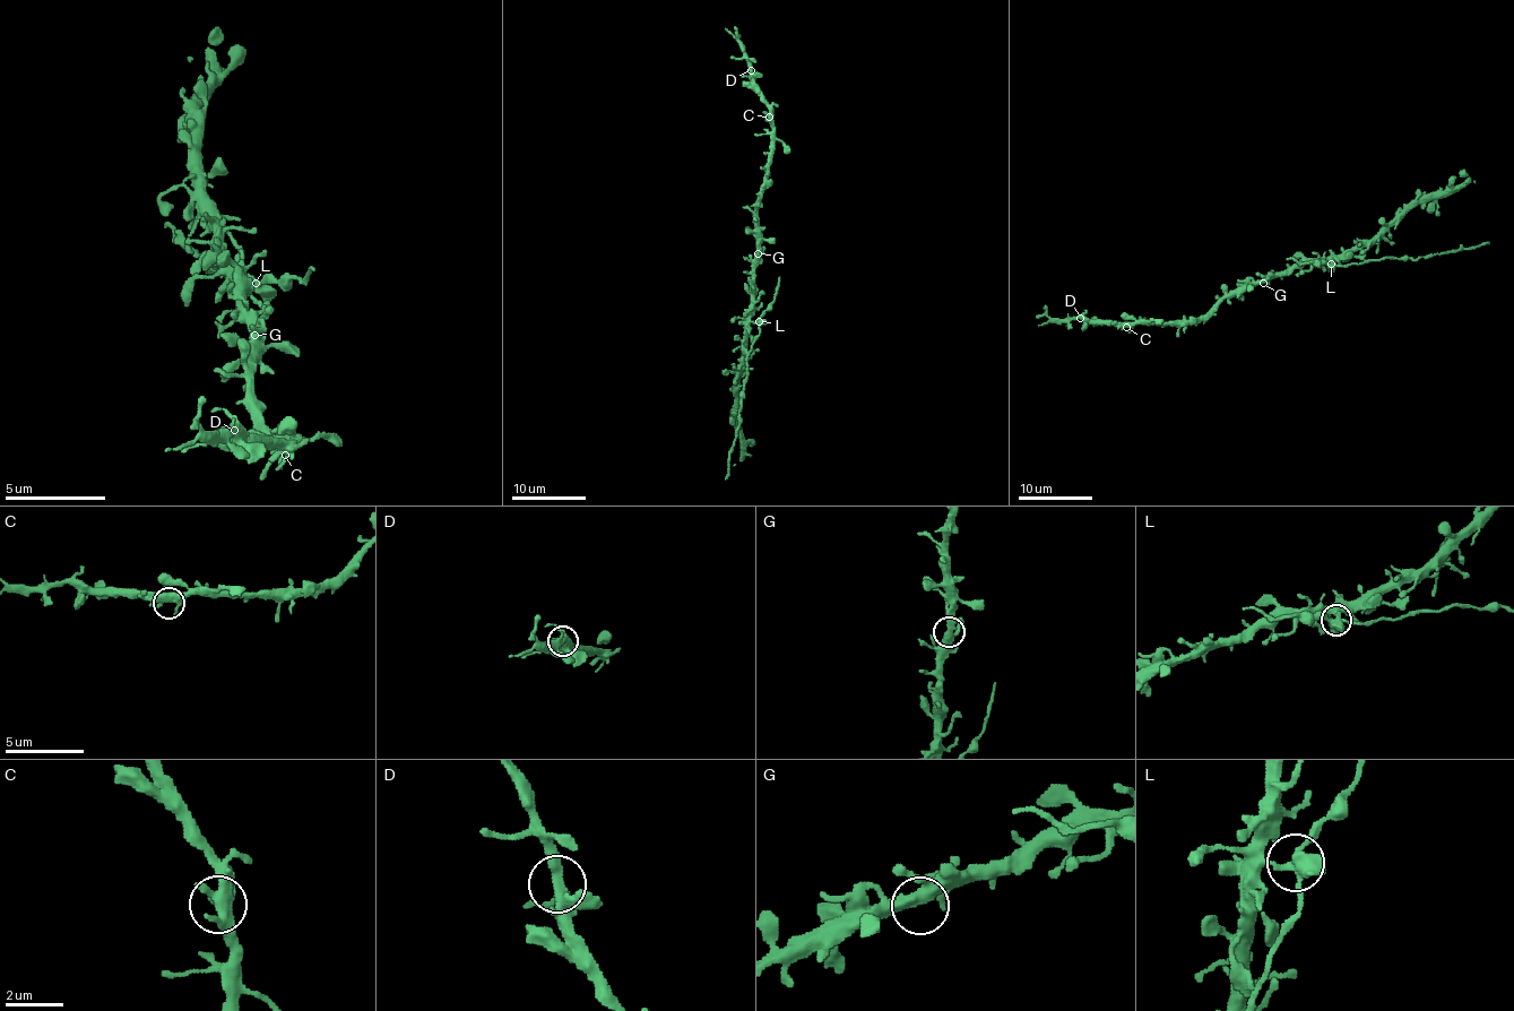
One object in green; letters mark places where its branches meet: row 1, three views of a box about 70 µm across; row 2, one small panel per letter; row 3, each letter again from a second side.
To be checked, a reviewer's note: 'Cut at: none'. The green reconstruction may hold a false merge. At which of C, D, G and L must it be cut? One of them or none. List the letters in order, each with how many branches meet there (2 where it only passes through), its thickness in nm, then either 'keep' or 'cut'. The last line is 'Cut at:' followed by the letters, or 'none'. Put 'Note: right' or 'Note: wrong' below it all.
C: 3 | 400 nm | keep
D: 3 | 340 nm | keep
G: 3 | 360 nm | keep
L: 3 | 360 nm | keep
Cut at: none
Note: right

